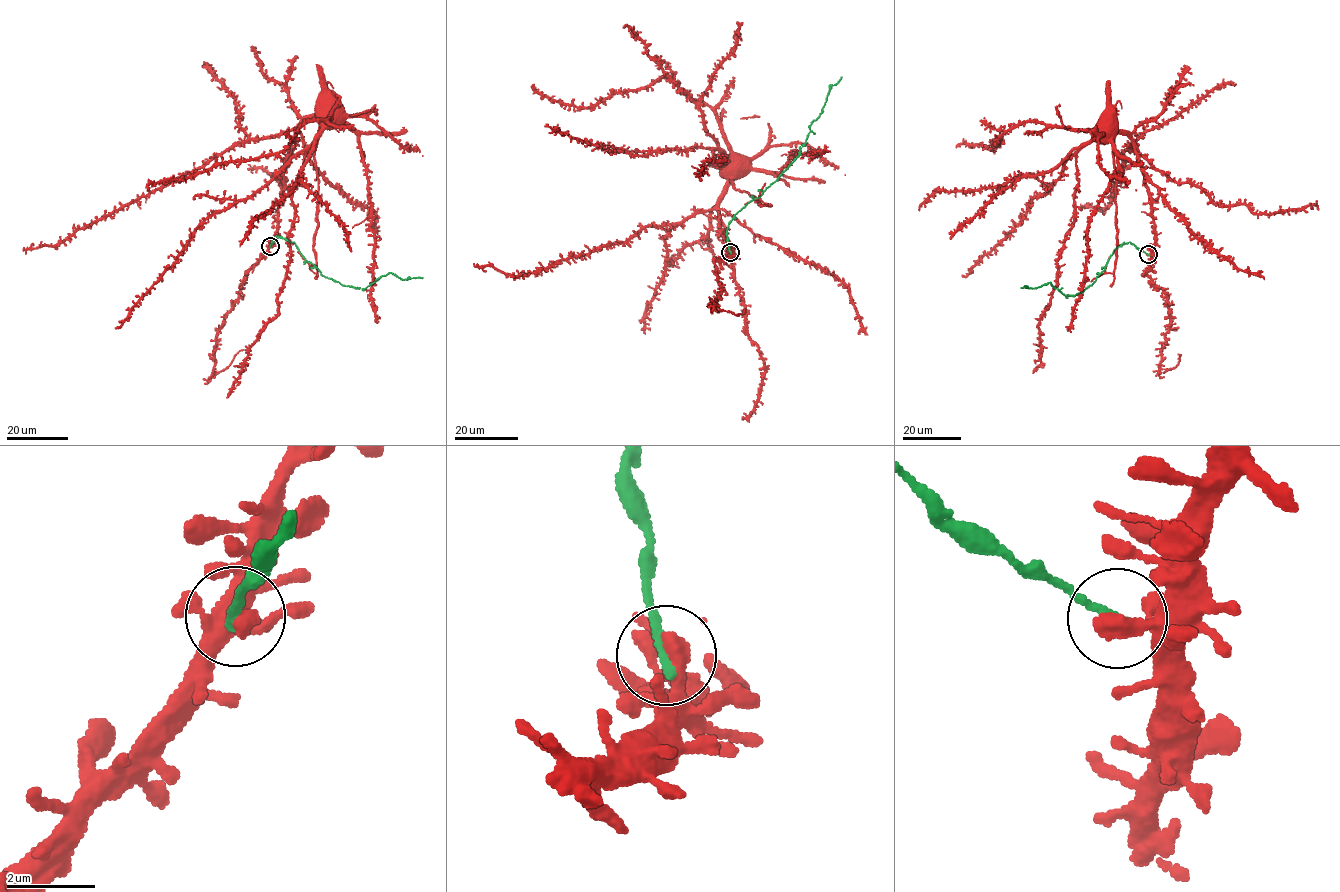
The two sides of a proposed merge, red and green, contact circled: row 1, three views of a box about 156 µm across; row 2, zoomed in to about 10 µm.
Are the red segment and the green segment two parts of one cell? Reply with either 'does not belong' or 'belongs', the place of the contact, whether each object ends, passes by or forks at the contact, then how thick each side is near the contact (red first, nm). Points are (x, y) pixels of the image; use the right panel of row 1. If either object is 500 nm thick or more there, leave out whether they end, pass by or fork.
does not belong | (1148, 254) | red ends | green ends | 440/240 nm

